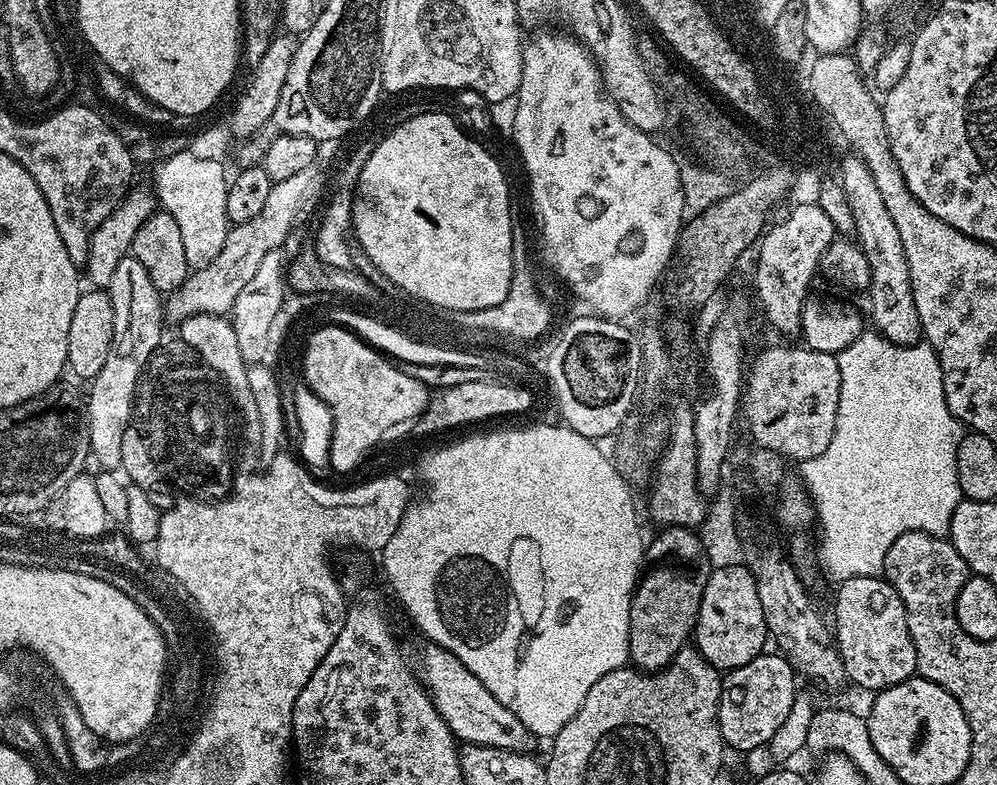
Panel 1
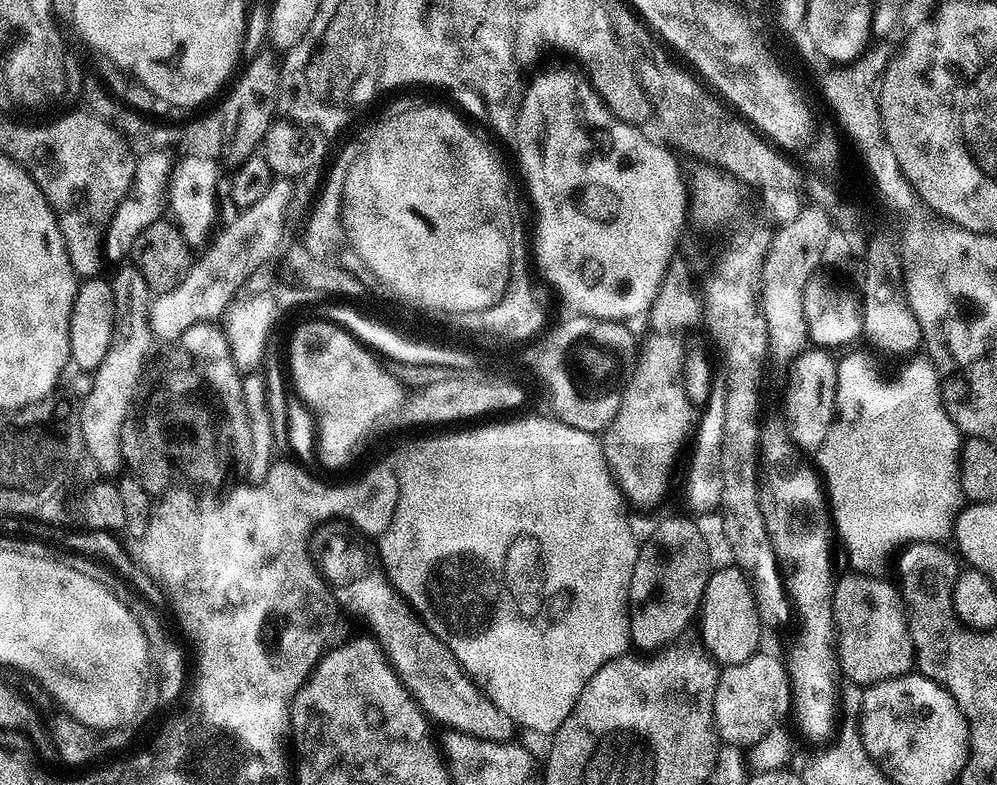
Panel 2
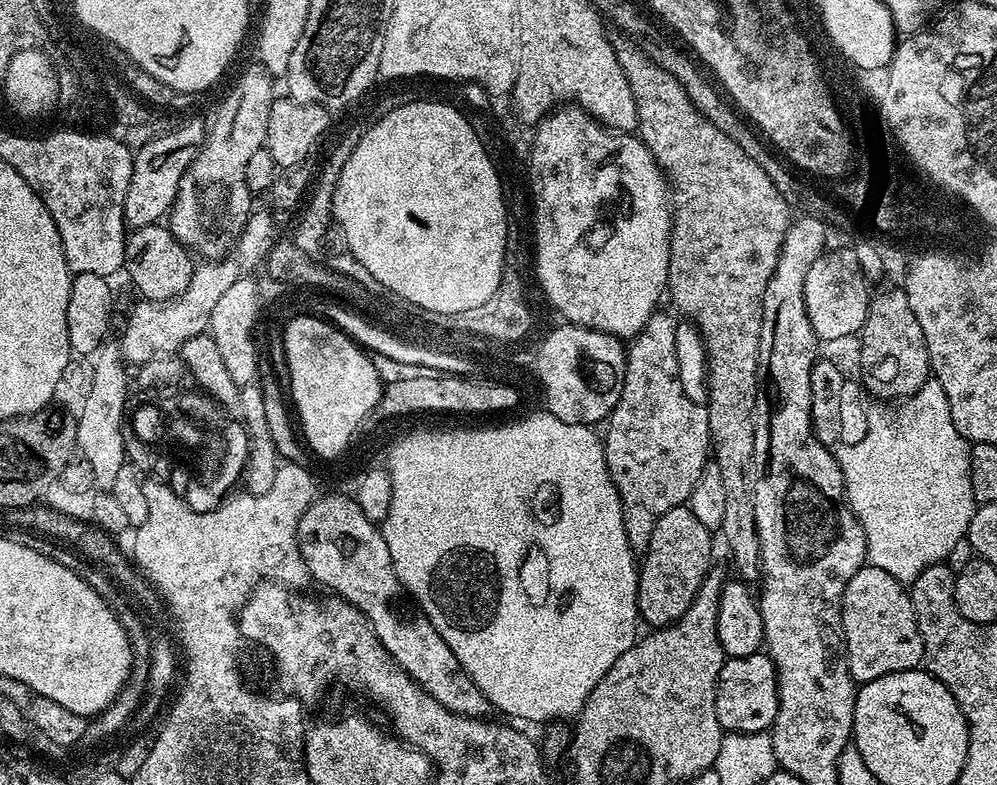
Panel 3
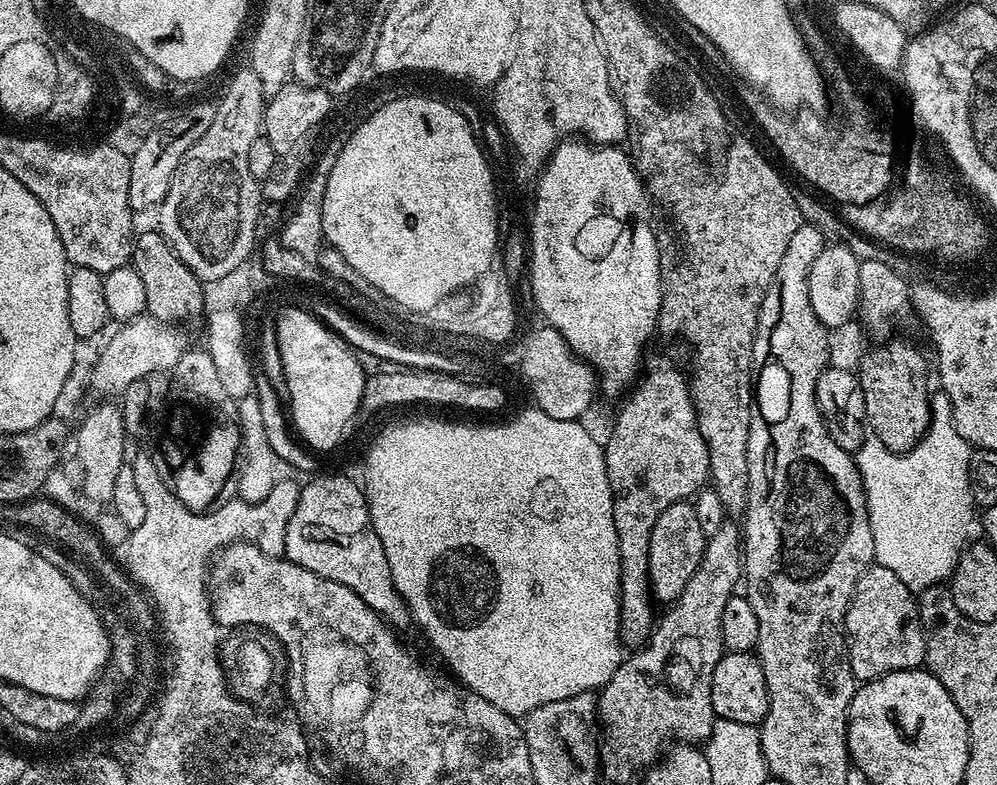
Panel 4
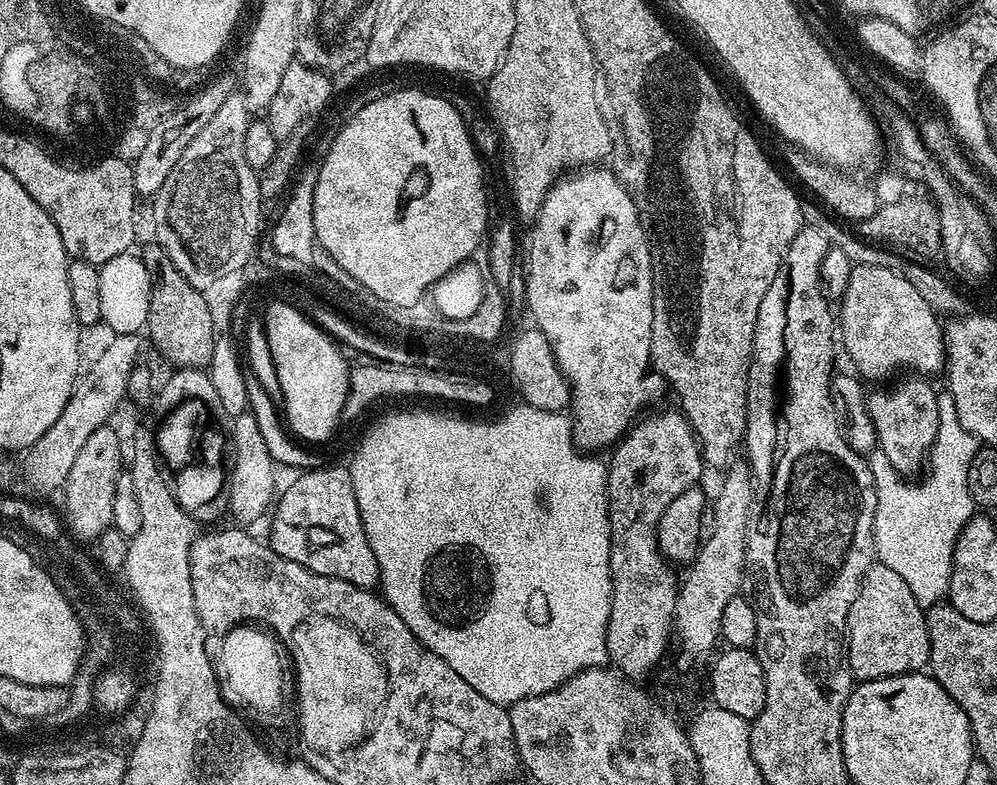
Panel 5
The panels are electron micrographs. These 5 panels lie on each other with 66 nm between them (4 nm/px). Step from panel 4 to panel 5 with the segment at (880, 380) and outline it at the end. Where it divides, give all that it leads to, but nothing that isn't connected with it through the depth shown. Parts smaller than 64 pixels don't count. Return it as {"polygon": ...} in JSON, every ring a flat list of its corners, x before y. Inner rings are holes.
{"polygon":[[908,374,903,378,905,380,897,379,895,381,897,384,893,388,880,386,877,387,880,388,877,392,869,391,866,399,868,413,876,427,879,451,886,454,890,466,894,466,899,476,912,478,925,467,928,454,934,446,938,434,940,411,936,401,937,389,932,389,923,375]]}

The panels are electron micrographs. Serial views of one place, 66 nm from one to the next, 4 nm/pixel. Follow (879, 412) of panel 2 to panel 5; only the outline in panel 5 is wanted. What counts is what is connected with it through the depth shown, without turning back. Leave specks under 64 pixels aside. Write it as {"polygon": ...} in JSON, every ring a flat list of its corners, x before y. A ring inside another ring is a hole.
{"polygon":[[940,394,936,401,940,421,936,441,926,461,924,480,909,482,899,476,884,452,876,450,867,457,876,487,876,560,899,574,906,586,910,586,910,594,914,594,922,606,939,604,947,597,956,539,974,514,968,471,978,450,977,438,958,422,958,410,954,410,952,396]]}

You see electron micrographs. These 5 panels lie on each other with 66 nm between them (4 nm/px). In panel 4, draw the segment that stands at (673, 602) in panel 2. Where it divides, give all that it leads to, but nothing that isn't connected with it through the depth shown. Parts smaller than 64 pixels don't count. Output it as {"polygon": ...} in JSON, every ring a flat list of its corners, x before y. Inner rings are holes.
{"polygon":[[688,500,674,502,674,506,666,506,662,514,658,514,658,522,654,522,654,530,650,534,650,550,648,551,648,583,652,595,664,606,671,605,686,590,686,582,694,578,698,570,698,562,702,562,705,536,702,526,698,526,698,514,695,503]]}

